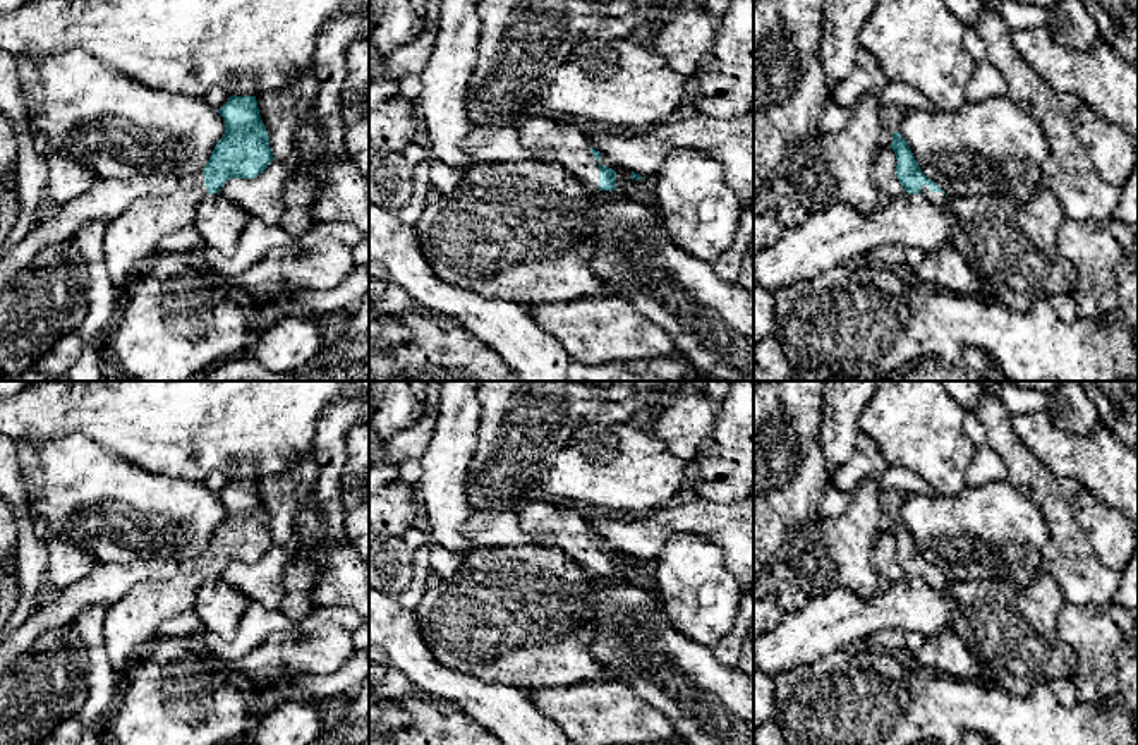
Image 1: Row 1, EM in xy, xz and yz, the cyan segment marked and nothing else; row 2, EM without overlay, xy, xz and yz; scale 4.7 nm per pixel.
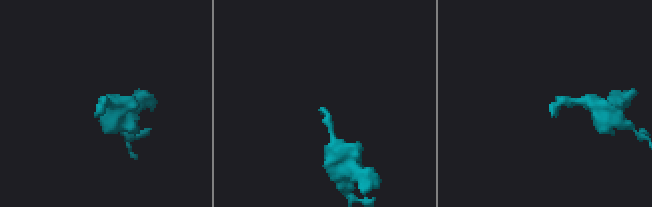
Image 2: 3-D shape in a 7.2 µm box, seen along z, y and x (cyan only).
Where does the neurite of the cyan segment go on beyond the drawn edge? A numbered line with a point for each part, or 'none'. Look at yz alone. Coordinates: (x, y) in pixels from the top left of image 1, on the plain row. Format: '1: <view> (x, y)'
1: yz (936, 582)

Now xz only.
1: xz (572, 533)

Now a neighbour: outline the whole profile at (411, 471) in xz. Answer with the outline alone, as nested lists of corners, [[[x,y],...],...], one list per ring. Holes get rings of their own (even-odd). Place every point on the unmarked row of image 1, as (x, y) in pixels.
[[[407,460],[398,465],[398,477],[410,486],[417,488],[421,475],[422,475],[422,465],[419,460]]]

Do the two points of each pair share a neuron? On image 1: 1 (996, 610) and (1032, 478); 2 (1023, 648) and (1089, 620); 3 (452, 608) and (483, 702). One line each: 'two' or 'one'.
1: two
2: two
3: two

